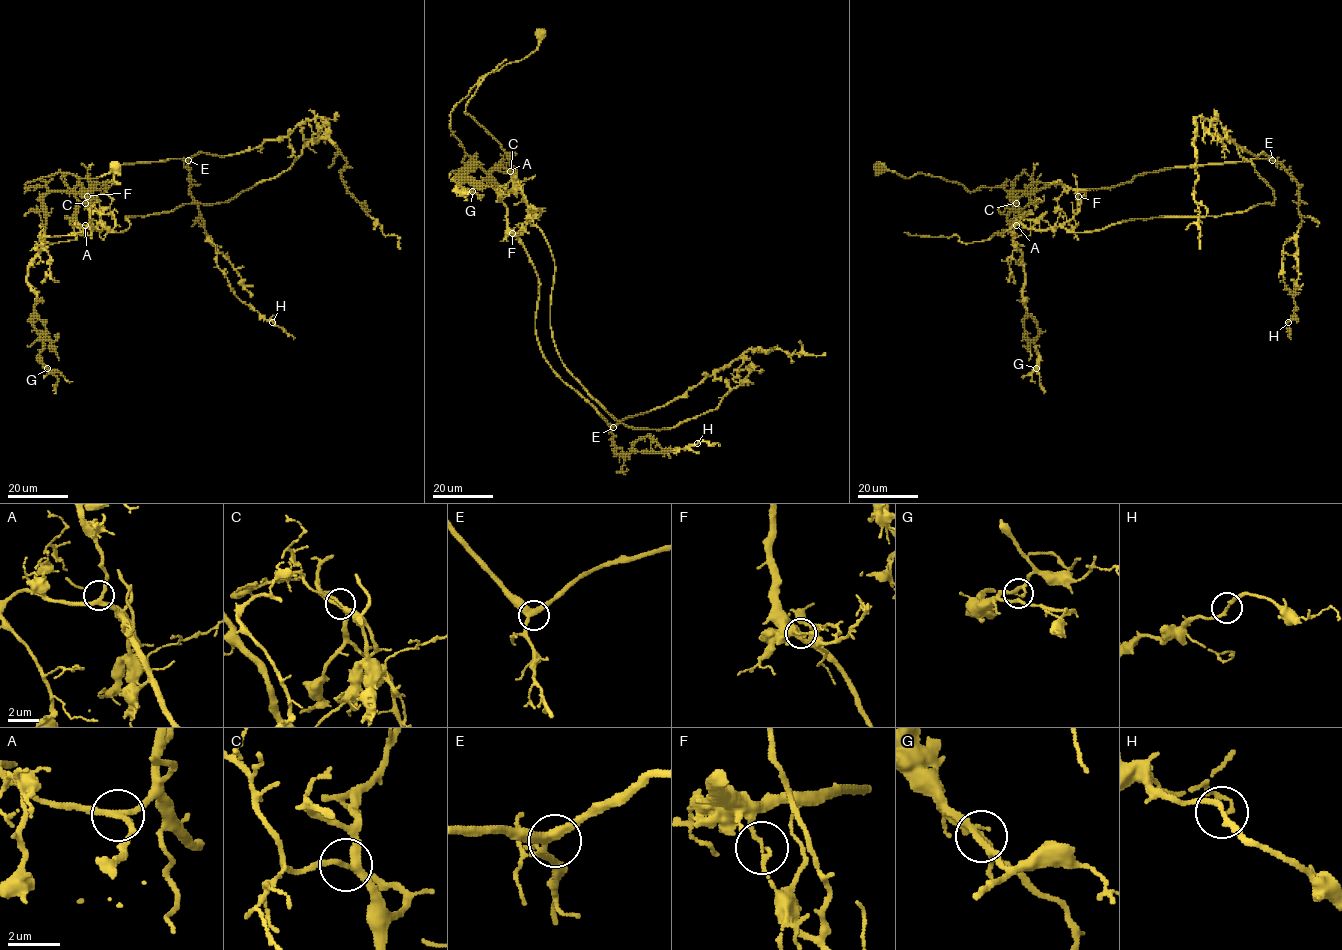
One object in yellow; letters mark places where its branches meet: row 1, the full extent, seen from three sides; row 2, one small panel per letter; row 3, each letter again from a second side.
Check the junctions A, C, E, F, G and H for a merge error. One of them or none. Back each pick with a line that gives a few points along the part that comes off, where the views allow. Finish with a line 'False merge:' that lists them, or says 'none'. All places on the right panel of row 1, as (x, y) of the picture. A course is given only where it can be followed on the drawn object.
F: (1078, 196), (1079, 211), (1062, 226), (1074, 232), (1274, 203), (1274, 191), (1219, 121), (1210, 125), (1211, 144)
False merge: F

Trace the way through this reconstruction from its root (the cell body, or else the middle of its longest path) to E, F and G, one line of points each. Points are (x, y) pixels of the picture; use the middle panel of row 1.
E: (540, 34), (533, 52), (479, 80), (451, 113), (450, 129), (495, 184), (537, 274), (544, 359), (613, 427)
F: (540, 34), (533, 52), (485, 74), (450, 114), (452, 134), (495, 184), (513, 233)
G: (540, 34), (533, 52), (485, 74), (450, 114), (474, 161), (452, 179), (461, 177), (459, 192), (472, 191)

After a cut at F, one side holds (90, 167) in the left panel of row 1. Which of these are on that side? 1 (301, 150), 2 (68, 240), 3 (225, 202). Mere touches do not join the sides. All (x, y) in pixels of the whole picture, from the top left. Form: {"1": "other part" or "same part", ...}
{"1": "same part", "2": "same part", "3": "same part"}

